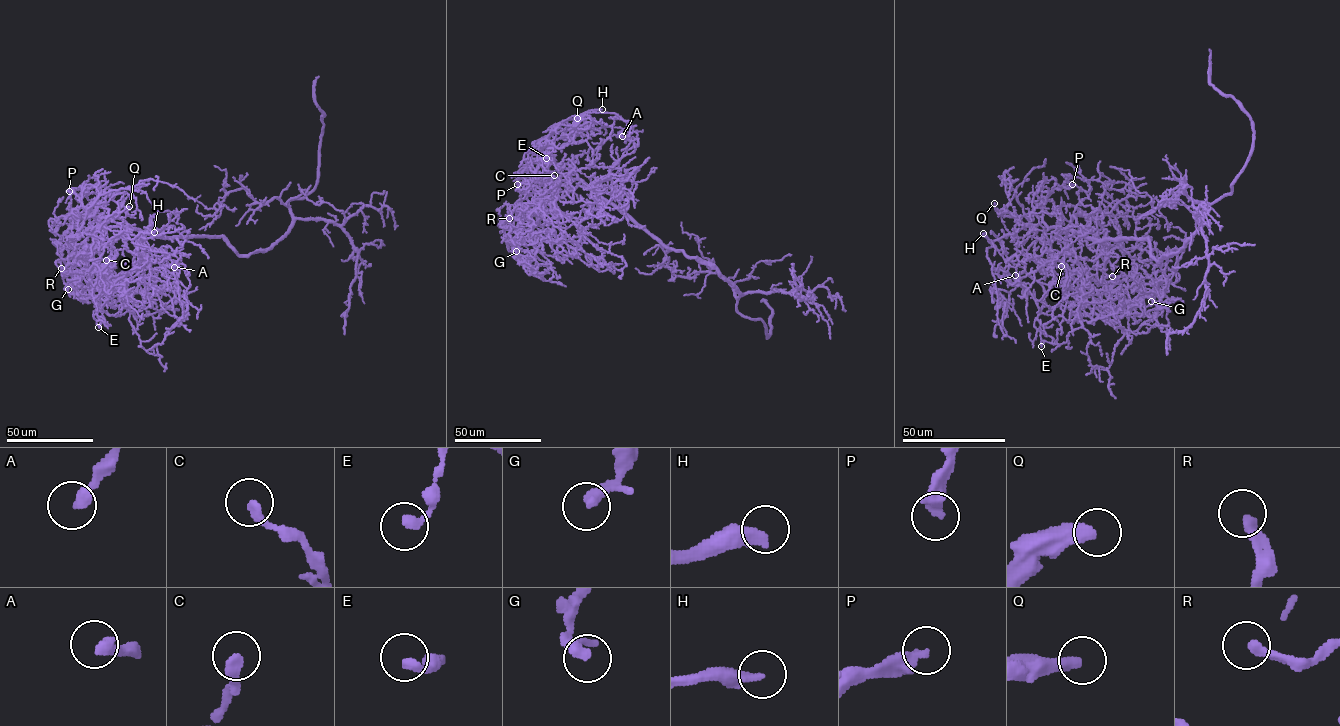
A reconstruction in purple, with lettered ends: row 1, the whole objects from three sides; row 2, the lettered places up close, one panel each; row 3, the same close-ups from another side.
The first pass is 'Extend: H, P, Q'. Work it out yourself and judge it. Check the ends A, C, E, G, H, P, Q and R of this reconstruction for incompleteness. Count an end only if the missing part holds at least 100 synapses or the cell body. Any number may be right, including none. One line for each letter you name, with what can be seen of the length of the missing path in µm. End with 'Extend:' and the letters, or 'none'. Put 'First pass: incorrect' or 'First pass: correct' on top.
First pass: correct
H: missing 90 µm
P: missing 40 µm
Q: missing 80 µm
Extend: H, P, Q

